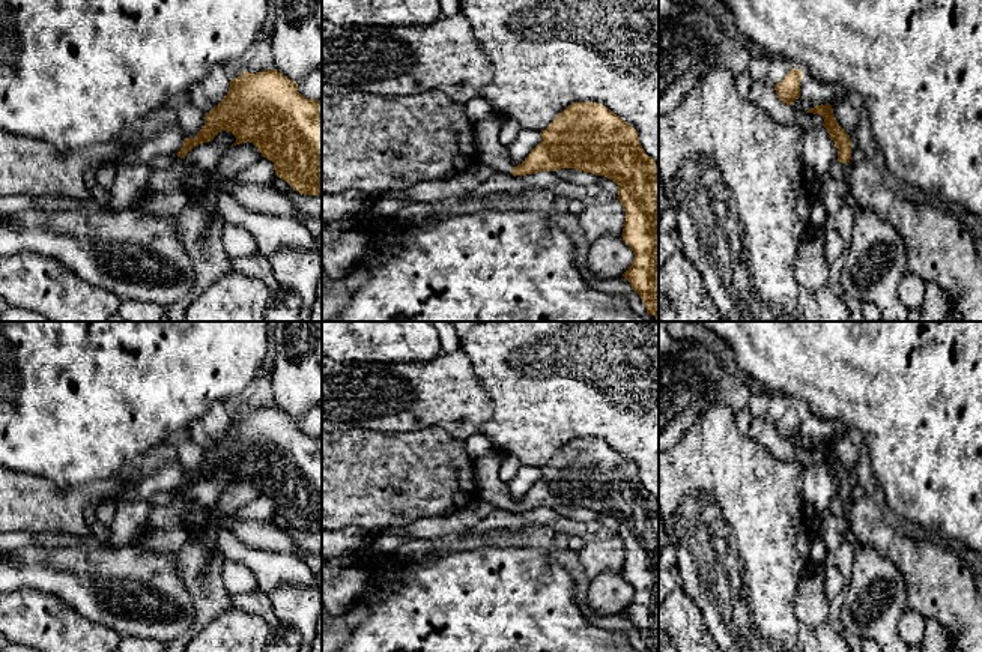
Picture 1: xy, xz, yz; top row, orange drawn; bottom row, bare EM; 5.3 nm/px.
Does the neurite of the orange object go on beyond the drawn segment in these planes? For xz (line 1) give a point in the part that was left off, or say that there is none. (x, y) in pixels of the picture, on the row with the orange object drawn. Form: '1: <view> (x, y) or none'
1: none

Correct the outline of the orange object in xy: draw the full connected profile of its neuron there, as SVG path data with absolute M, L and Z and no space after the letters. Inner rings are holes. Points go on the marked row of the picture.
M277 69L256 74L244 71L238 78L230 80L229 93L223 102L205 114L205 126L194 138L183 140L183 146L176 155L185 159L192 147L212 141L221 131L232 132L236 137L236 143L230 147L247 141L253 143L263 158L274 162L275 176L286 180L299 194L322 194L322 101L302 96L298 92L298 83Z

